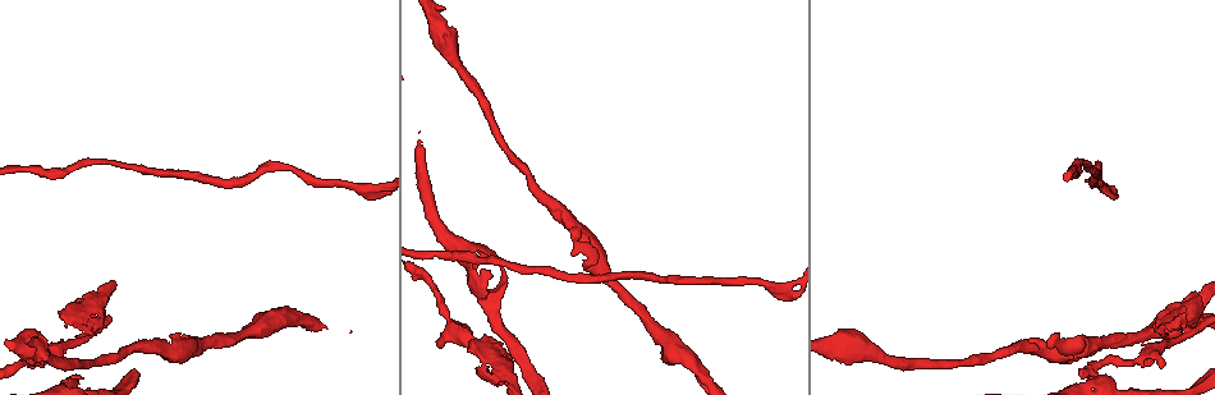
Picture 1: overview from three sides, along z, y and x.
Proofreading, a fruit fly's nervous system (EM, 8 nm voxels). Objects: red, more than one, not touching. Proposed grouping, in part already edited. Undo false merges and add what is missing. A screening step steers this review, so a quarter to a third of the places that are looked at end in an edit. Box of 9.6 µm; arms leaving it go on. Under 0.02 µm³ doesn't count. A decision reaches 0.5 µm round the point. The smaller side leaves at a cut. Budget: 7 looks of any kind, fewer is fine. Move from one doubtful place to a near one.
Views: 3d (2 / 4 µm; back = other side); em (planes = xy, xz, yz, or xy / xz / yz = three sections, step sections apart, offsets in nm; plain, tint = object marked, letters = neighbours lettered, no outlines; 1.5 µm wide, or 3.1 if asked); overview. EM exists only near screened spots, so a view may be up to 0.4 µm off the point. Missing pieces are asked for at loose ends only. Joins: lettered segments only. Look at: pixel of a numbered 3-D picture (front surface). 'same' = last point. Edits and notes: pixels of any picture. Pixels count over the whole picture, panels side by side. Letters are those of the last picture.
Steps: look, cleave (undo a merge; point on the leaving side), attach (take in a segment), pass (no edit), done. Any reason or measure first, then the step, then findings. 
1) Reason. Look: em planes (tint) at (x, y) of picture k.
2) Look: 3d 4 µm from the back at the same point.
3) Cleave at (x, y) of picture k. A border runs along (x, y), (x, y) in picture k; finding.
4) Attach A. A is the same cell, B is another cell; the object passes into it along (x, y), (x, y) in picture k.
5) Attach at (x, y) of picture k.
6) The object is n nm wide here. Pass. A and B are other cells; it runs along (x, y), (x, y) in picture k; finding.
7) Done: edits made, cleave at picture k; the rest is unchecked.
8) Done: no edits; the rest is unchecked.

Branch stops here. Look: 3d 4 µm at (493, 276) of picture 1.

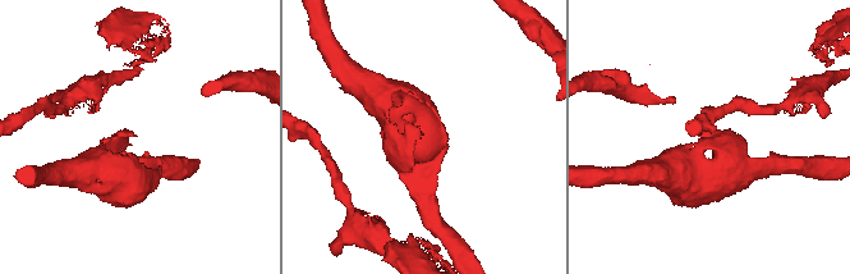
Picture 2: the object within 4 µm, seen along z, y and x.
Now the EM. Look: em xz step 4 (letters) at (417, 132) of picture 2.

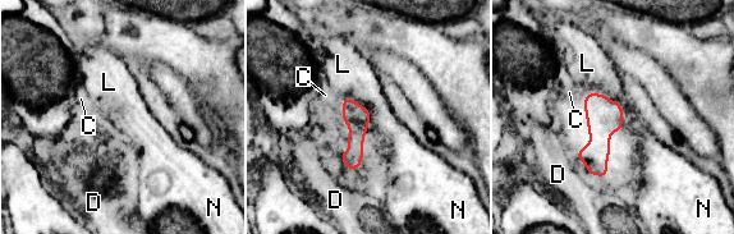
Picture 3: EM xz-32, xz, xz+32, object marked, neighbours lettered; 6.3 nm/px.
Pass. C, D, L and N are other cells; a border runs along (583, 95), (602, 93), (624, 113) in picture 3; no lettered segment goes on from it.

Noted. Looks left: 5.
Look: 3d 2 µm at (1072, 356) of picture 1.

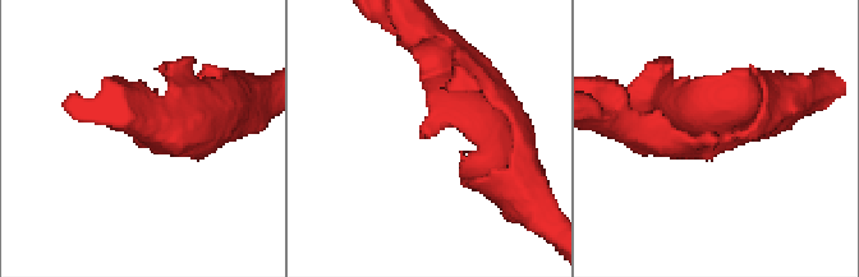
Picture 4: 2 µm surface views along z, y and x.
The arms are 240, 300 nm wide. Look: em planes (plain) at (426, 133) of picture 4.

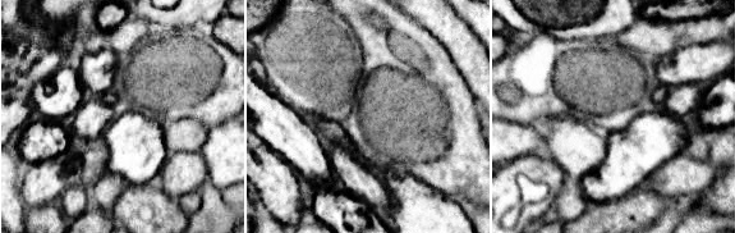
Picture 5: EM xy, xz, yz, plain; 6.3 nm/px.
Look: em planes (letters) at the same point.

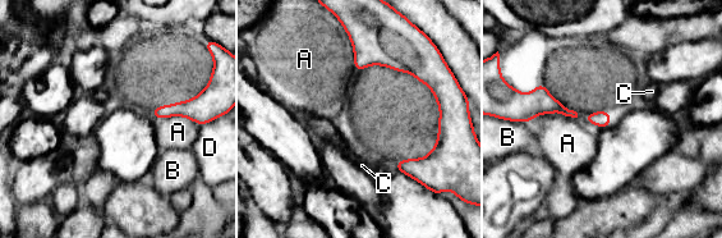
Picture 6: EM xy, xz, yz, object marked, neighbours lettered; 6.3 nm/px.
Pass. A, B, C and D are other cells; no lettered segment goes on from it.

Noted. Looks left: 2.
Thin neck. Look: em planes (letters) at (1084, 160) of picture 1.

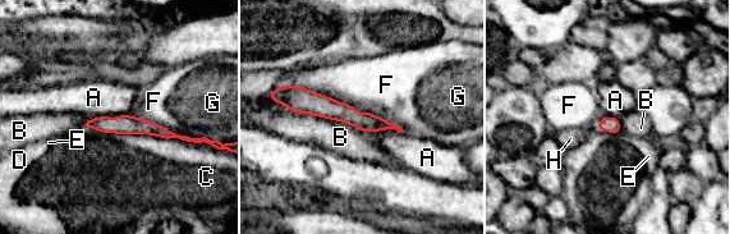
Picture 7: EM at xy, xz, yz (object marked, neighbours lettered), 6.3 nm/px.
The object is 100 nm wide here; the longest contact is with F, 460 nm. Pass. A, B, C, D, E, F, G and H are other cells; continuous, no second neuron.

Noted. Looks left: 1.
Done: no edits; the rest is unchecked.

